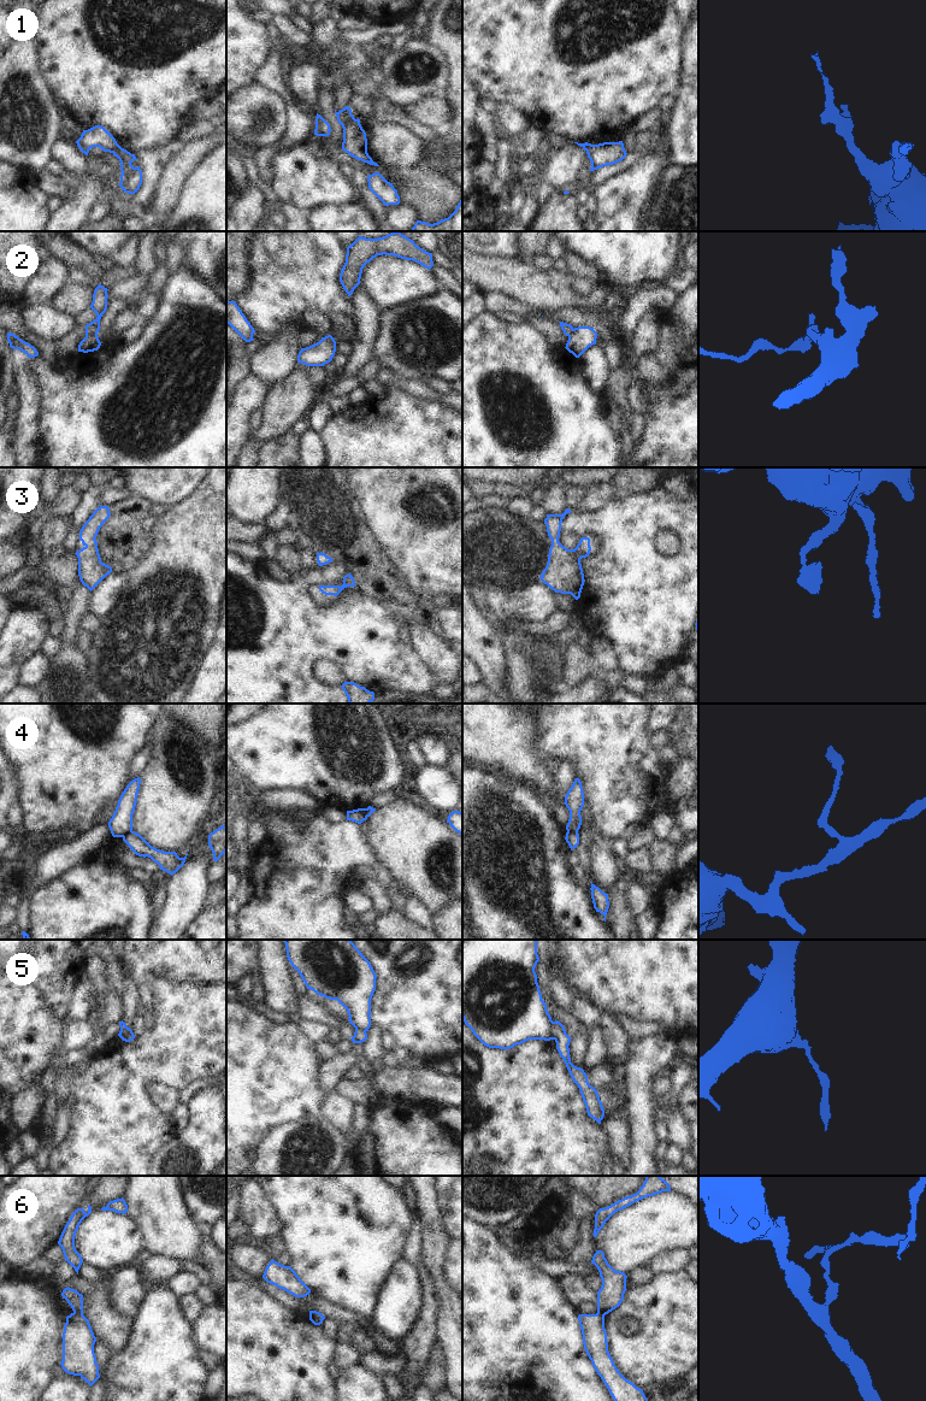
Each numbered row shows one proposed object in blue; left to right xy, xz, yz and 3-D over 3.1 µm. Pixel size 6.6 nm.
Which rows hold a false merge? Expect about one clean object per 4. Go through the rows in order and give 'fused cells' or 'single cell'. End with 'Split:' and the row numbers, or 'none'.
1: fused cells
2: fused cells
3: single cell
4: fused cells
5: fused cells
6: fused cells
Split: 1, 2, 4, 5, 6

